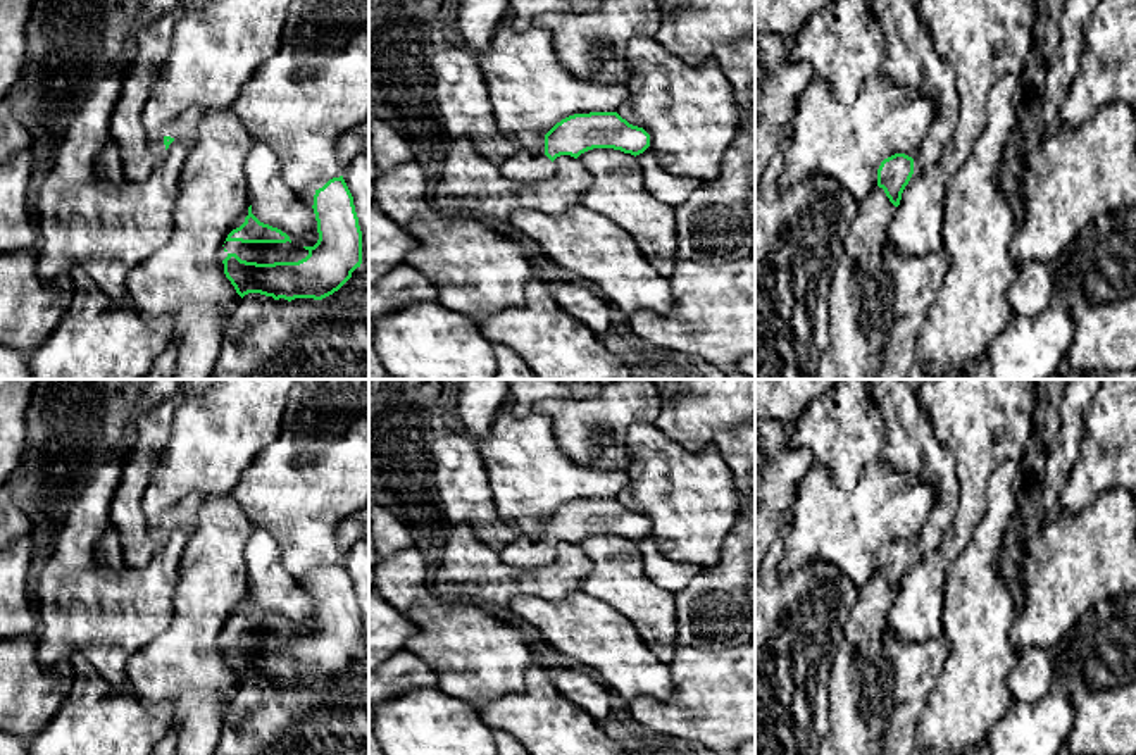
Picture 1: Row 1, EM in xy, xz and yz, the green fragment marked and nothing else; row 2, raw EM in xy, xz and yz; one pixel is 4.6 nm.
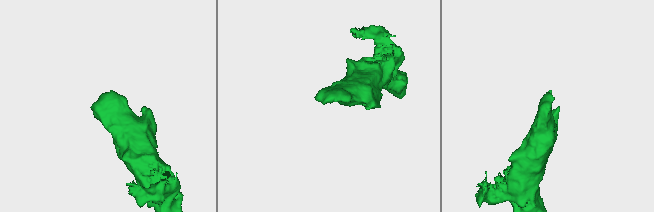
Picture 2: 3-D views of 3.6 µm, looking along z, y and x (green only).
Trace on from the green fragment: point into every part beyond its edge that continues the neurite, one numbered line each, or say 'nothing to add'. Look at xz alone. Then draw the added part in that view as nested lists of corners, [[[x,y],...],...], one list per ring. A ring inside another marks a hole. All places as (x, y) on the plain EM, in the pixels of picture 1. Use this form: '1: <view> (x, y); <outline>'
1: xz (523, 552); [[[521,534],[509,545],[505,545],[498,557],[510,567],[533,569],[545,565],[552,560],[553,548],[546,541],[533,541],[526,534]]]

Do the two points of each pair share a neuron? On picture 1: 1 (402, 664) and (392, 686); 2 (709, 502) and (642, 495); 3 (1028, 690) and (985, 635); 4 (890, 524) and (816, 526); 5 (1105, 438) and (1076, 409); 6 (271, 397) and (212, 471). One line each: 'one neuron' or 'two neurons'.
1: one neuron
2: one neuron
3: two neurons
4: one neuron
5: two neurons
6: one neuron

